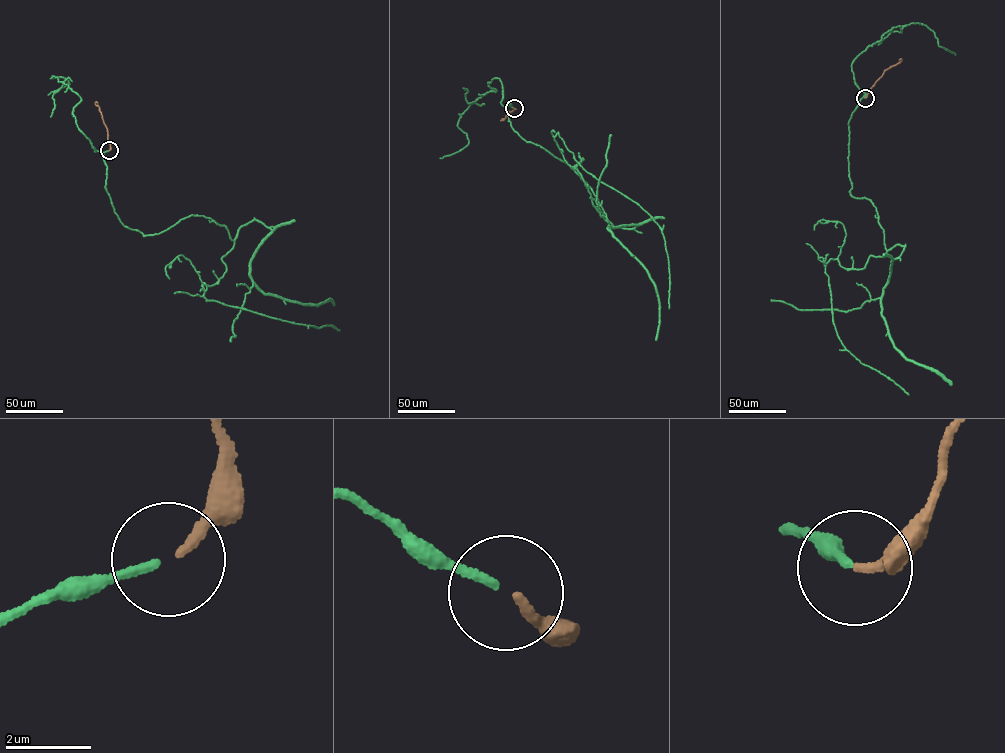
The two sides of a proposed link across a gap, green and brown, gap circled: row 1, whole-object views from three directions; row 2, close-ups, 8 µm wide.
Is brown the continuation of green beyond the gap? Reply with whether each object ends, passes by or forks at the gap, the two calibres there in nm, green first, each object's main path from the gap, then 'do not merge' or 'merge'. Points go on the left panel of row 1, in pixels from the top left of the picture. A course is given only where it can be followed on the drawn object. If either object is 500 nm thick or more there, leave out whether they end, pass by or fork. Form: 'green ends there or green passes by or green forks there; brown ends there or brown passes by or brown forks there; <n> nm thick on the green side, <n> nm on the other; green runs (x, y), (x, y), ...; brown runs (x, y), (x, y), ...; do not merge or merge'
green ends there; brown ends there; 200 nm thick on the green side, 200 nm on the other; green runs (108, 150), (125, 226), (224, 225), (234, 245), (207, 300), (339, 330); brown runs (109, 150), (107, 130), (95, 103), (98, 103); merge

